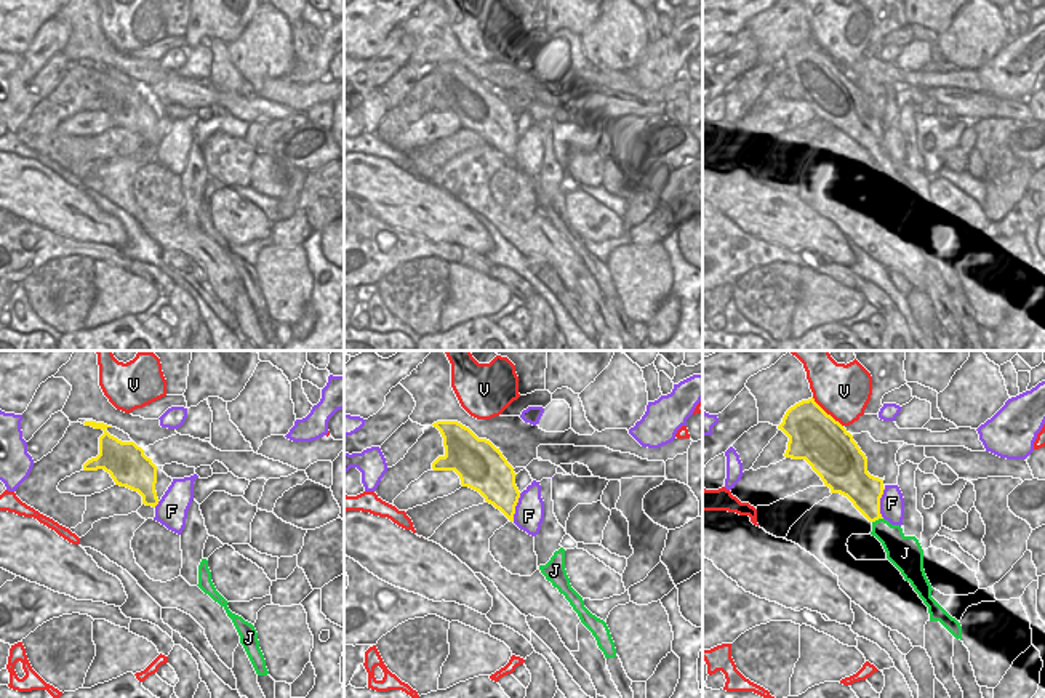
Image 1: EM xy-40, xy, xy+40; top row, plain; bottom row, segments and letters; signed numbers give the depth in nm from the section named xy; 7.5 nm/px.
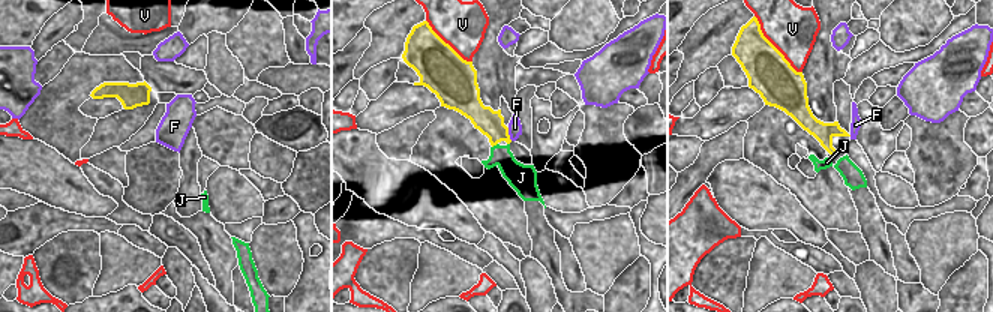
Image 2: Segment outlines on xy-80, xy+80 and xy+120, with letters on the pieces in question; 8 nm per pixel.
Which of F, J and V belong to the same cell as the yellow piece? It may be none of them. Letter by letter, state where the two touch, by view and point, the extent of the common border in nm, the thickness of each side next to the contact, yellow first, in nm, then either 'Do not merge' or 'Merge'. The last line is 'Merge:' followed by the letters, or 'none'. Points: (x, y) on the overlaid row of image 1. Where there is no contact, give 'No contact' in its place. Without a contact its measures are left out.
F: Touches yellow at xy+40 (879, 503). Shared border 220 nm. Thickness 260 nm (yellow) against 190 nm. Do not merge
J: Touches yellow at xy+40 (877, 519). Shared border 90 nm. Thickness 260 nm (yellow) against 190 nm. Merge
V: Touches yellow at xy+40 (826, 413). Shared border 320 nm. Thickness 380 nm (yellow) against 400 nm. Do not merge
Merge: J

